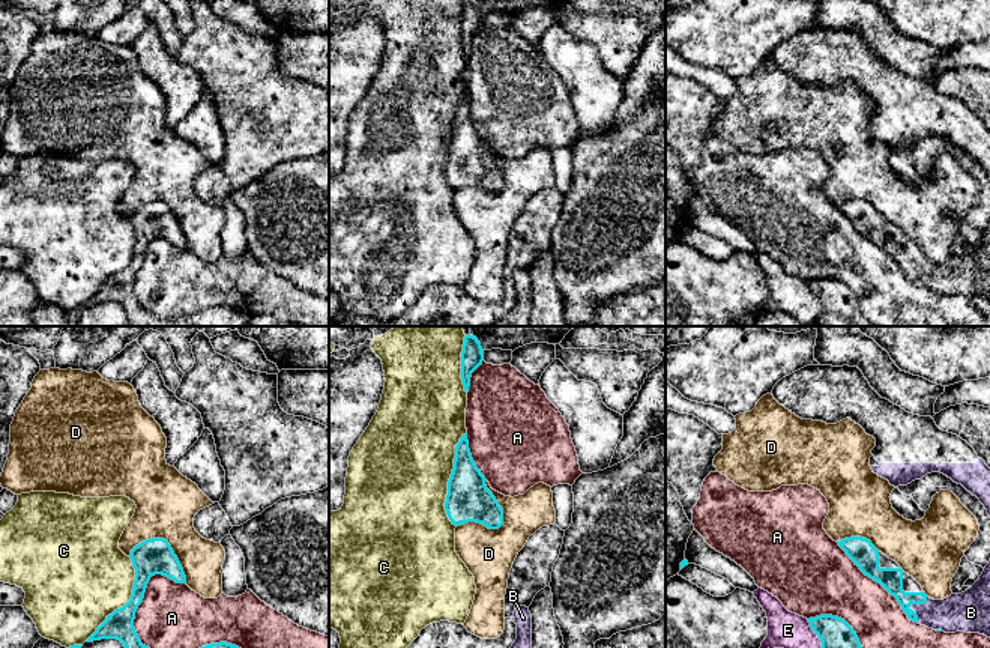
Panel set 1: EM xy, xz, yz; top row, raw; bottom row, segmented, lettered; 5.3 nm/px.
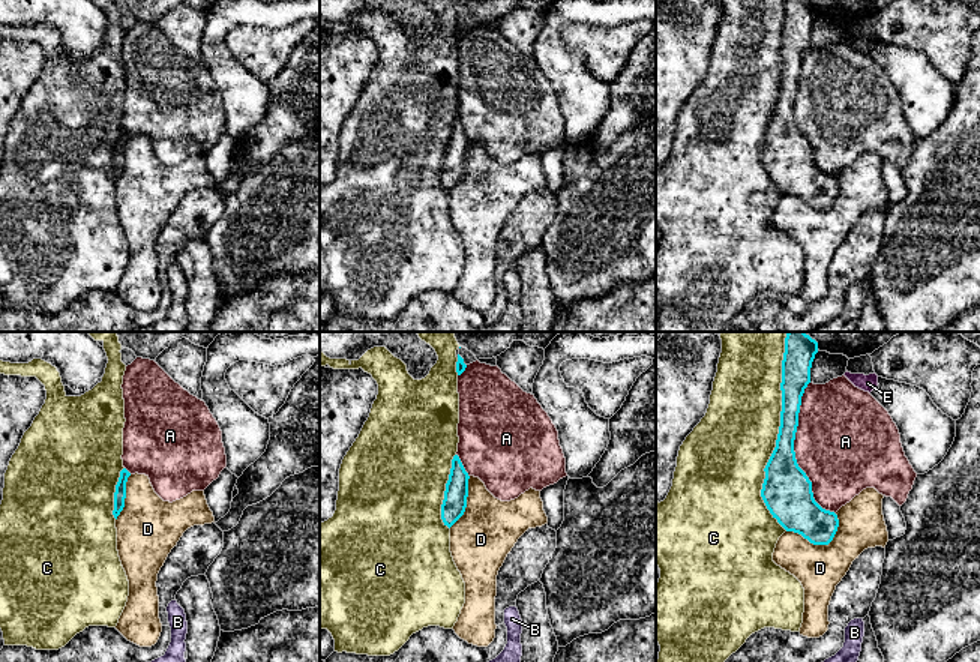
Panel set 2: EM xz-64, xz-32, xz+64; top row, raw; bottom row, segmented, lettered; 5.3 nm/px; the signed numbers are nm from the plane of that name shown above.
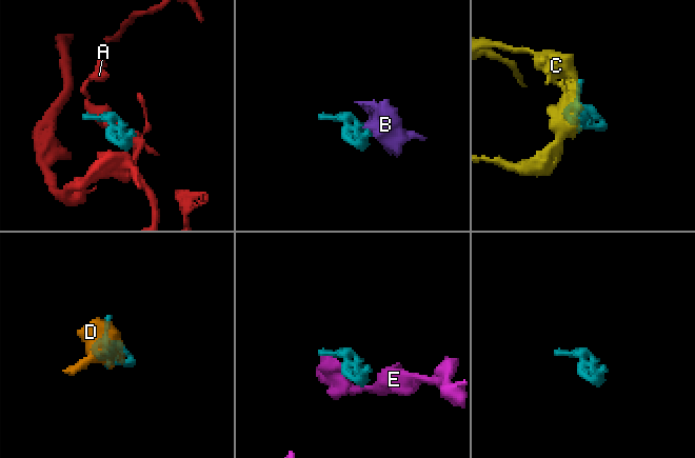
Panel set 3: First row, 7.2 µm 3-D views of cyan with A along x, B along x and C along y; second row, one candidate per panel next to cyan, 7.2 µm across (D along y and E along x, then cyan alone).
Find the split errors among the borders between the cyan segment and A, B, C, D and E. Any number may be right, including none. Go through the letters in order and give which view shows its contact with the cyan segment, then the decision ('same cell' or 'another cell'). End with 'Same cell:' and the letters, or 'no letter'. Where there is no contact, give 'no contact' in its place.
A: meets cyan in xy; another cell
B: meets cyan in yz; same cell
C: meets cyan in xz; another cell
D: meets cyan in xz; another cell
E: meets cyan in yz; another cell
Same cell: B

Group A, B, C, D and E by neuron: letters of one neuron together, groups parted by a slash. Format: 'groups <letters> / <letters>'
groups A / B / C / D / E

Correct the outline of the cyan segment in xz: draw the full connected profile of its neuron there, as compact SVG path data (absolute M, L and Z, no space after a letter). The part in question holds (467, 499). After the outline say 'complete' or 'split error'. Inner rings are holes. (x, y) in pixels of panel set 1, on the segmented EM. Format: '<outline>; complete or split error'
M466 433L455 447L454 469L448 481L445 510L452 525L476 522L488 529L503 525L503 510L485 481L472 459Z; complete

